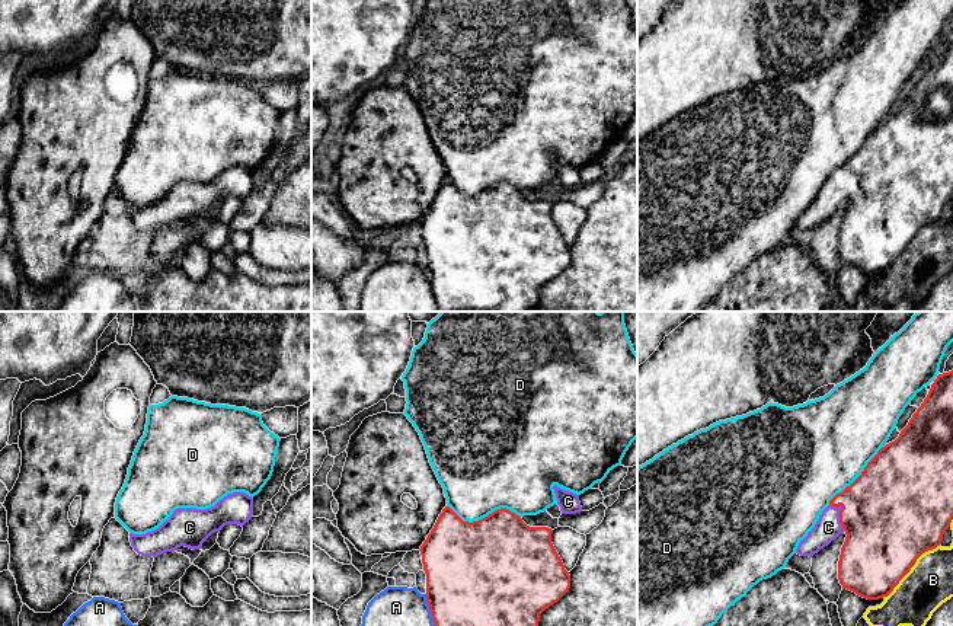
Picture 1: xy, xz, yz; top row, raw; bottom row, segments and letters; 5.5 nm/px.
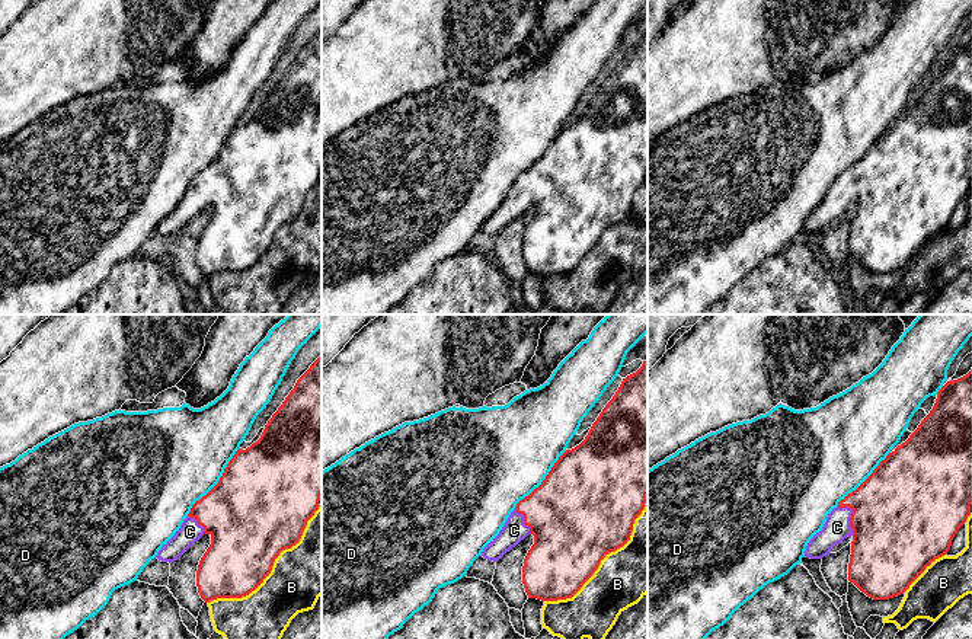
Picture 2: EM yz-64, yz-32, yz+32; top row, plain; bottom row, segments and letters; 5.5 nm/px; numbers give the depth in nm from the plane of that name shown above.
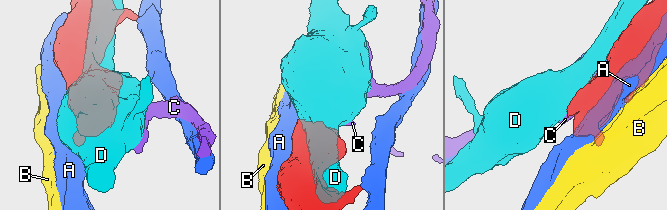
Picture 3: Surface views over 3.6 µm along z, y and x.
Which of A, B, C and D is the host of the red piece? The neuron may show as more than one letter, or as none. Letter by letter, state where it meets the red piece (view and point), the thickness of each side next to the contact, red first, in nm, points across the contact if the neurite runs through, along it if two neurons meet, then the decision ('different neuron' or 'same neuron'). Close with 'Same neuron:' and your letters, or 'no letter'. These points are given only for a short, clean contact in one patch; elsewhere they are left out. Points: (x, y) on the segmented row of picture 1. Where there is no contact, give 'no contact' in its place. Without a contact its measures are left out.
A: meets red in xz at (429, 609); 460 nm thick on the red side, 220 nm on the other; different neuron
B: meets red in yz at (911, 567); 460 nm thick on the red side, 260 nm on the other; different neuron
C: meets red in yz at (840, 514); 480 nm thick on the red side, 140 nm on the other; runs through yz (885, 514), (840, 514), (828, 527); same neuron
D: meets red in xz at (483, 518); 500 nm thick on the red side, 440 nm on the other; different neuron
Same neuron: C

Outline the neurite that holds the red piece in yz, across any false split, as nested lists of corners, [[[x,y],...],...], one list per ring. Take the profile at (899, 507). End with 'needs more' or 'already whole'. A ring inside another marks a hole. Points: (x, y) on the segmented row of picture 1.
[[[953,370],[937,376],[899,437],[882,447],[861,475],[829,501],[796,553],[812,558],[845,533],[838,560],[840,584],[863,598],[879,600],[893,591],[922,553],[941,544],[952,520]]]; needs more

